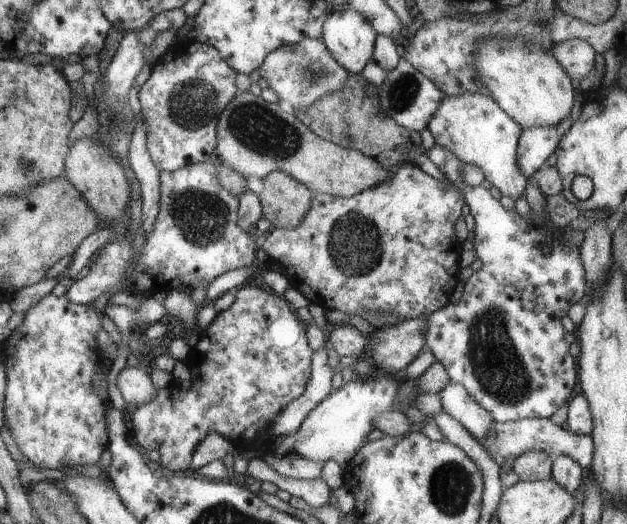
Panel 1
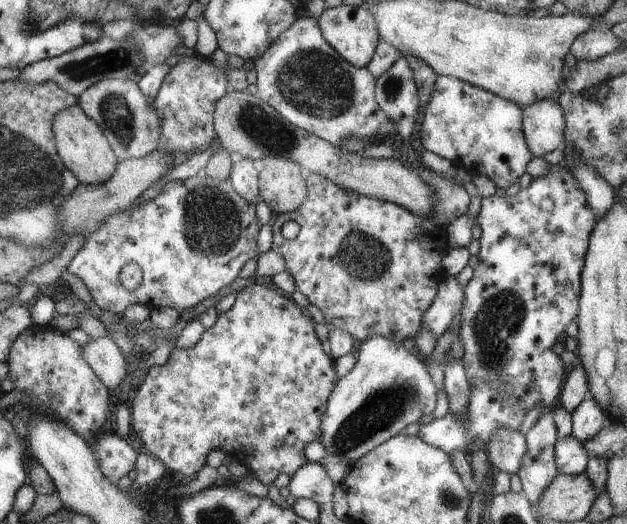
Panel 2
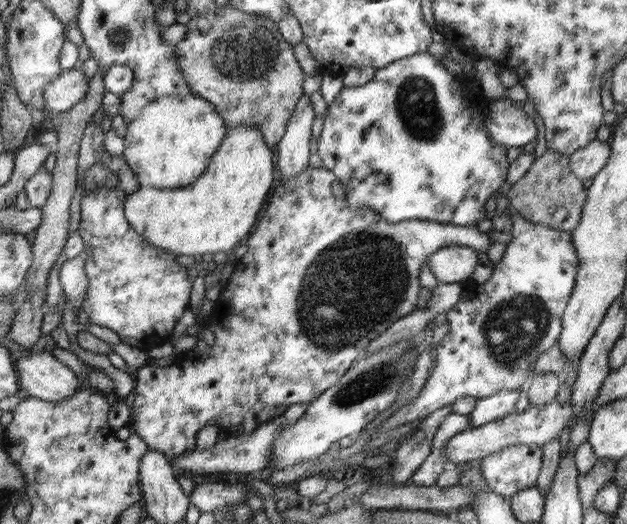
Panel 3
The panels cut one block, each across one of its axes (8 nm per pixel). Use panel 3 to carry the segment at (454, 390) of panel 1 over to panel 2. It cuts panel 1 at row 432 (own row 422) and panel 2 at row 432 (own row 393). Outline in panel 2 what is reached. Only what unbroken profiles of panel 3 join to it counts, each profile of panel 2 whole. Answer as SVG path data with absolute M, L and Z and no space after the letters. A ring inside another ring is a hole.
M500 428L488 444L486 452L495 472L514 474L520 470L522 458L528 452L526 437L518 430Z

